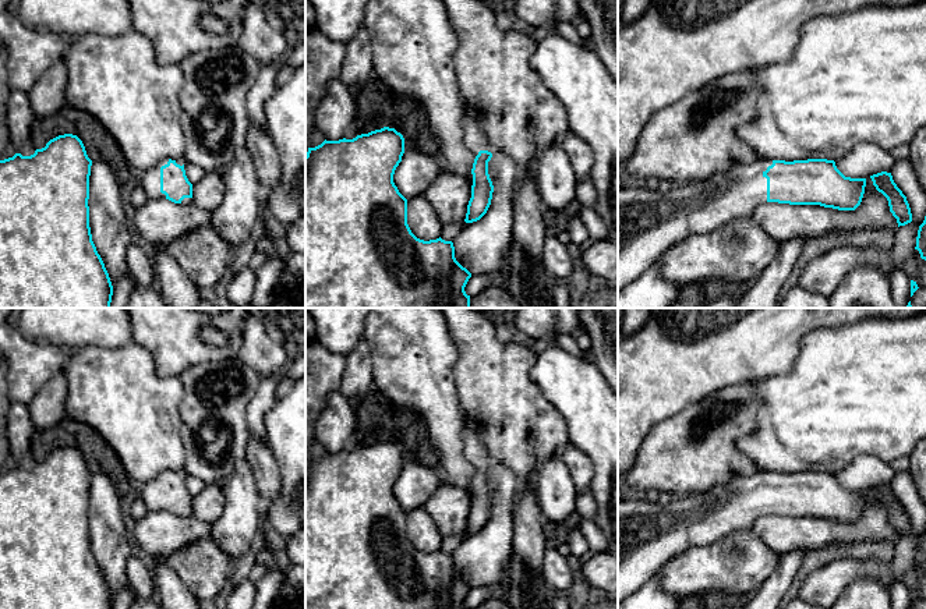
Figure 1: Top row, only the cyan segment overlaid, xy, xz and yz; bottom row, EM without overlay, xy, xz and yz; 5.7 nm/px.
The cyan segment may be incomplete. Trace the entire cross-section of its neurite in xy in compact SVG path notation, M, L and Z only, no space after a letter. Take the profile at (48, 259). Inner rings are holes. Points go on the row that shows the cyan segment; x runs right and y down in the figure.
M73 134L50 139L45 148L31 156L15 153L0 160L0 308L110 308L113 286L109 273L92 241L89 227L89 176L92 160L82 141Z

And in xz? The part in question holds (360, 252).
M384 127L353 139L324 141L305 155L305 308L470 308L464 287L471 273L455 258L452 241L441 237L424 241L407 224L407 199L393 183L393 174L404 153L404 138L395 128Z

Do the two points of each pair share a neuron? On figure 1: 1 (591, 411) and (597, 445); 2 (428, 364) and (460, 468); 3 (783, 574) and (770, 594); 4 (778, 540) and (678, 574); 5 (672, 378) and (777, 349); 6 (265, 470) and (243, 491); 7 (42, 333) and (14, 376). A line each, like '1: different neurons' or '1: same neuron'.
1: same neuron
2: same neuron
3: same neuron
4: different neurons
5: same neuron
6: different neurons
7: different neurons

